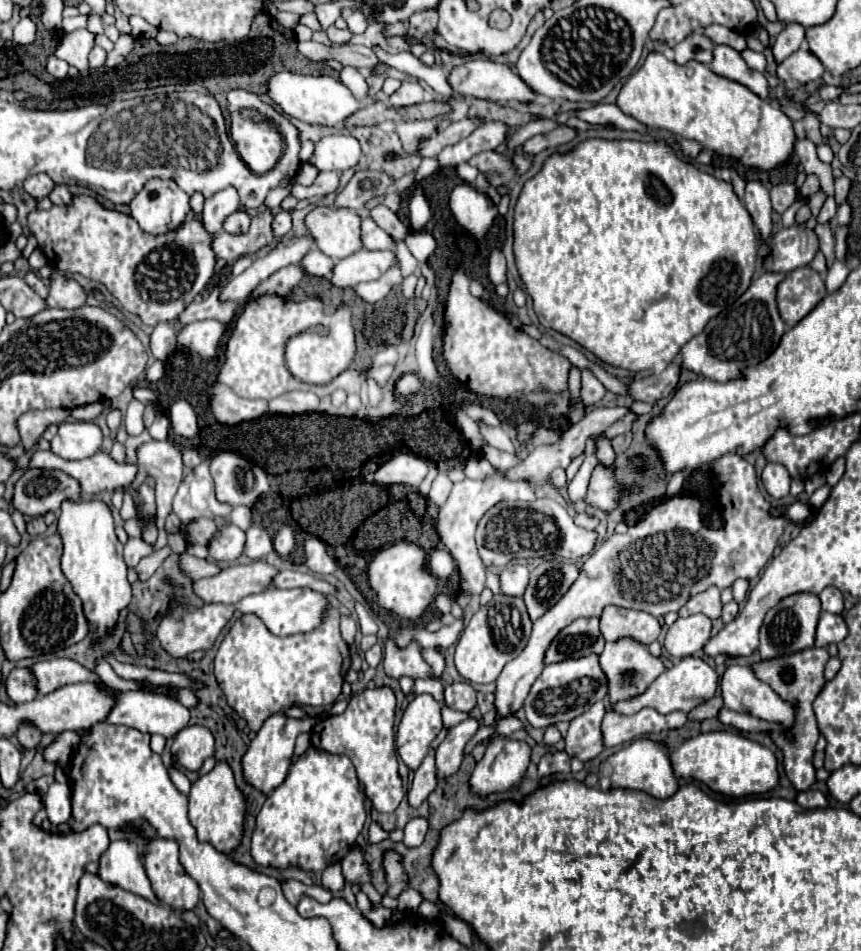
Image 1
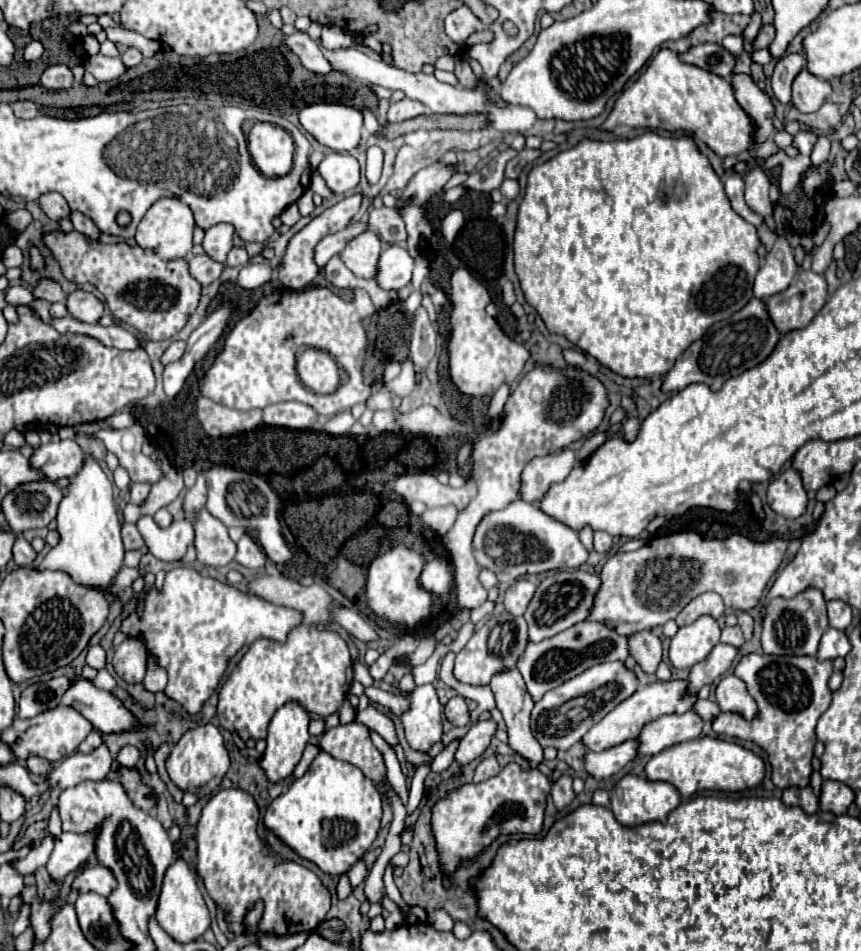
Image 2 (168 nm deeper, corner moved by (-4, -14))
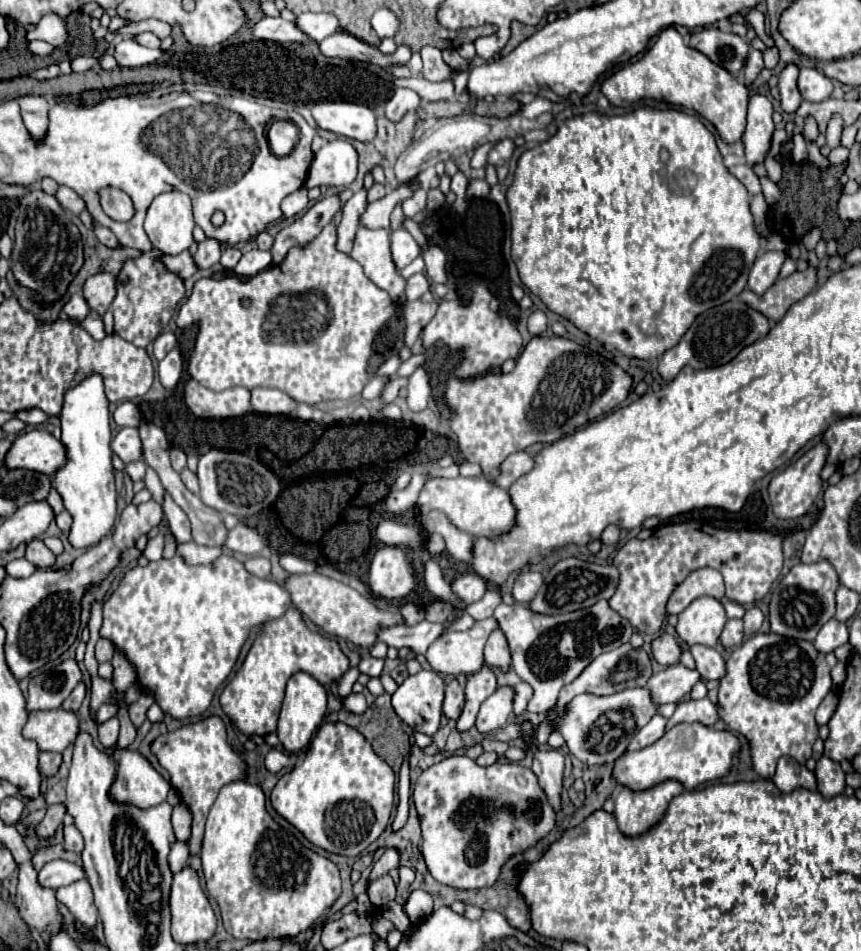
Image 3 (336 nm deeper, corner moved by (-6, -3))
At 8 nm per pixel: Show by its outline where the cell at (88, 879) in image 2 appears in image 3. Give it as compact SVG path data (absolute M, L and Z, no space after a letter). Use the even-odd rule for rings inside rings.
M62 859L50 861L38 871L38 883L42 887L48 887L48 889L58 889L58 887L74 883L82 877L84 877L82 867L78 867L74 863L68 863L68 861L62 861Z

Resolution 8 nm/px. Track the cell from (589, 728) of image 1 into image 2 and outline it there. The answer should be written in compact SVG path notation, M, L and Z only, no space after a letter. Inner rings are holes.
M634 740L622 742L622 746L612 746L610 750L602 750L602 752L588 750L584 754L584 768L596 780L610 778L618 774L630 760L634 760L634 756L636 756Z

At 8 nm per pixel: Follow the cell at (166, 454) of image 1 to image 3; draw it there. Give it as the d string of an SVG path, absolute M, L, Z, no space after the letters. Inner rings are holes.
M124 427L116 433L112 439L112 451L118 455L124 463L140 461L142 459L142 443L138 437L138 431L132 427Z

